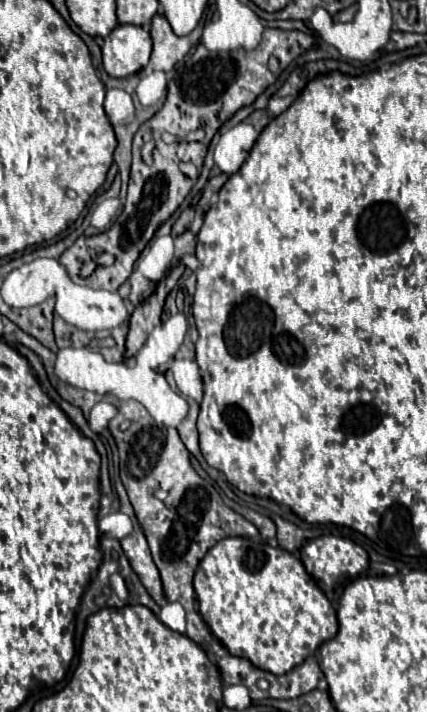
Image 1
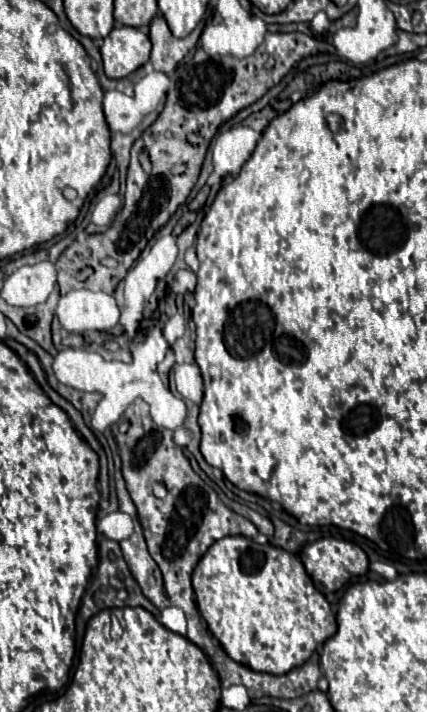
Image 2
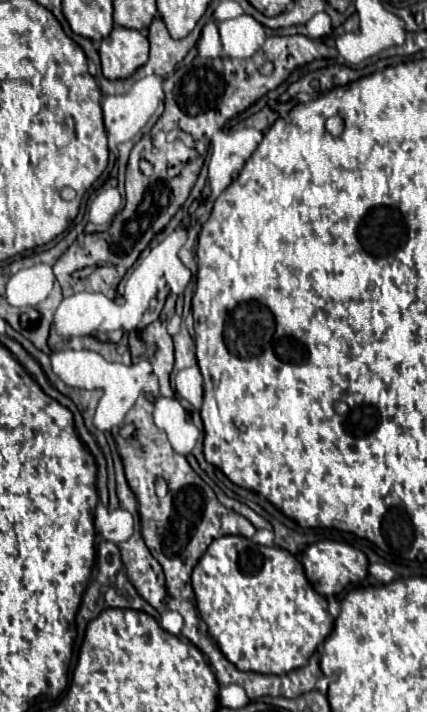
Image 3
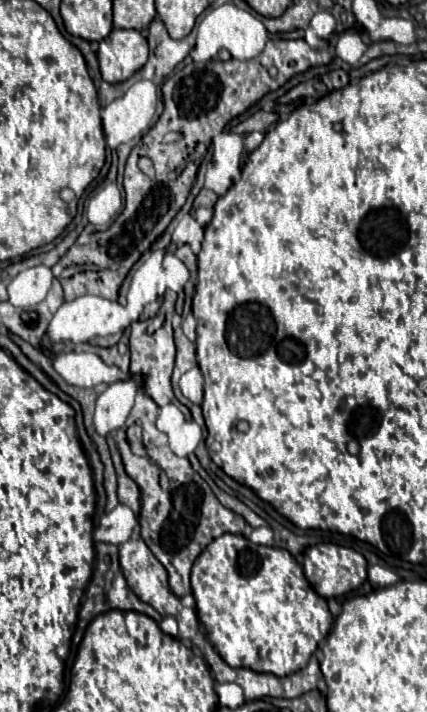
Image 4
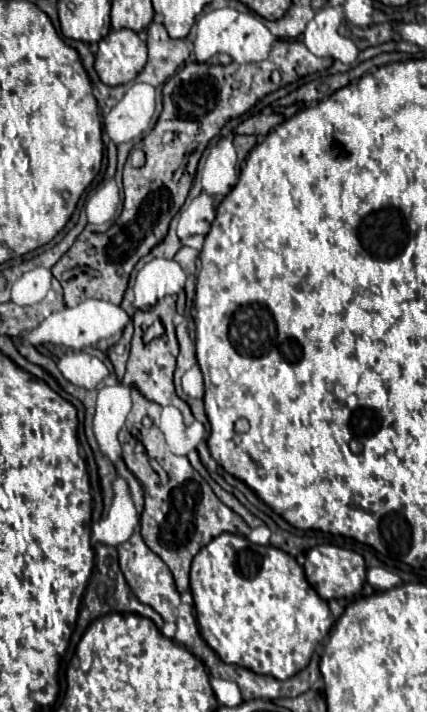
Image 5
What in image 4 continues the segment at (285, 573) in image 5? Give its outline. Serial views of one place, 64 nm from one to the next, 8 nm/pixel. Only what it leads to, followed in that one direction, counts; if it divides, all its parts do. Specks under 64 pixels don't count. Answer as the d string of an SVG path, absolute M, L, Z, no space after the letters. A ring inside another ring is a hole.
M238 534L216 538L196 558L192 594L208 640L234 668L276 676L298 672L334 624L326 600L312 590L302 566L288 550L258 546Z

